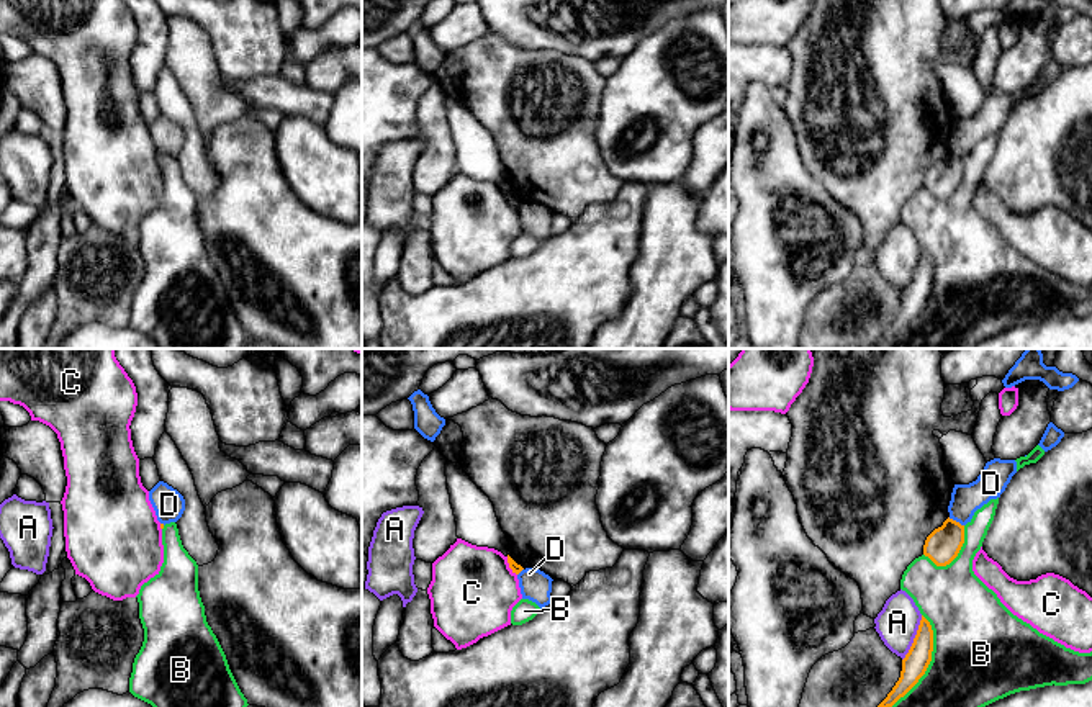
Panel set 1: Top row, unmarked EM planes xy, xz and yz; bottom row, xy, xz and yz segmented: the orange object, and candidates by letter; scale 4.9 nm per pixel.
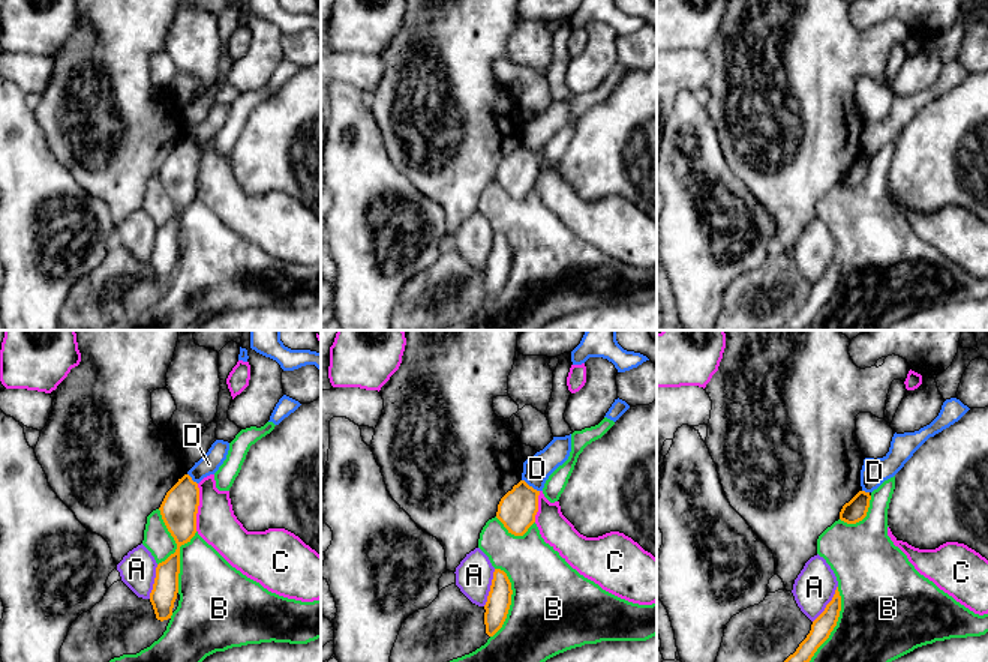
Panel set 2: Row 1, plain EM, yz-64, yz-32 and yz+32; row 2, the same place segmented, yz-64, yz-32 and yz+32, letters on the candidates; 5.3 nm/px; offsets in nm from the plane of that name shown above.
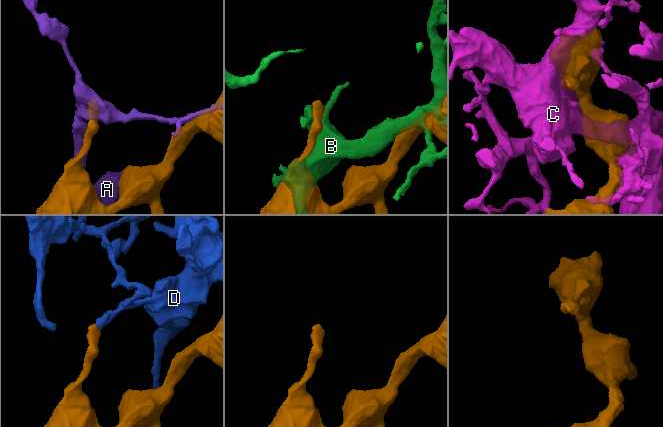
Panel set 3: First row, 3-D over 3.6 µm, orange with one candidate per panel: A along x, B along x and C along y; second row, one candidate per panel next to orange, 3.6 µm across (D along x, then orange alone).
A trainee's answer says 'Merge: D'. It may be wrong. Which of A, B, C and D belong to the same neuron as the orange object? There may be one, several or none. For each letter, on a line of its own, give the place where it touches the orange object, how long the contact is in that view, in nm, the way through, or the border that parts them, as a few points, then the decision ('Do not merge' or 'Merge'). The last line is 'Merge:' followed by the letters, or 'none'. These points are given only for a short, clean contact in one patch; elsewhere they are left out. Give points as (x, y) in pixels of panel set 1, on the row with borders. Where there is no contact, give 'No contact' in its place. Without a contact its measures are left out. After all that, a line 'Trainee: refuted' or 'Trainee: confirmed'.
A: Touches orange at yz (914, 639). Shared border 240 nm. Do not merge
B: Touches orange at yz (930, 660). Shared border 480 nm. Do not merge
C: Touches orange at xz (509, 567). Shared border 110 nm. Do not merge
D: Touches orange at yz (955, 521). Shared border 90 nm. Boundary: yz (948, 517), (963, 526). Do not merge
Merge: none
Trainee: refuted

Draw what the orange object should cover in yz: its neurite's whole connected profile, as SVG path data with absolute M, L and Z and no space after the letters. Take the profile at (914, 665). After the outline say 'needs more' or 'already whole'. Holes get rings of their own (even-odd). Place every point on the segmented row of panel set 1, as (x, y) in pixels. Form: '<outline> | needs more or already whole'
M922 615L914 643L902 660L900 678L887 694L887 697L878 707L892 707L900 697L904 697L925 674L933 651L933 630L930 622Z | already whole

